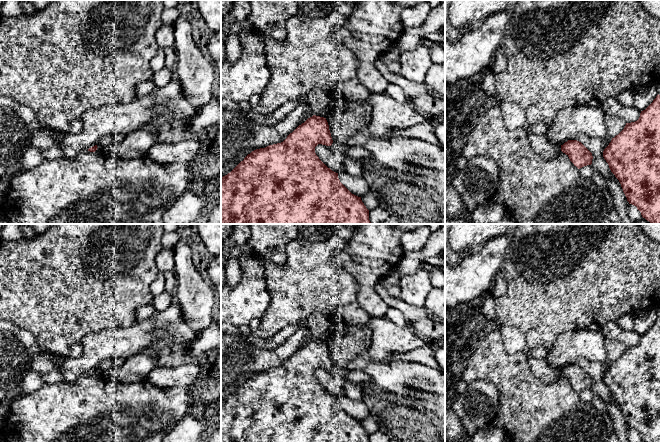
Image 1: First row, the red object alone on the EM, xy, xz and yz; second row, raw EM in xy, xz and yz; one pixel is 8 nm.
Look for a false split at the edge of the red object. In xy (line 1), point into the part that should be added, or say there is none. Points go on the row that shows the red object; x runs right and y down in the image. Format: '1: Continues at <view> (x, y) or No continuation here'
1: No continuation here

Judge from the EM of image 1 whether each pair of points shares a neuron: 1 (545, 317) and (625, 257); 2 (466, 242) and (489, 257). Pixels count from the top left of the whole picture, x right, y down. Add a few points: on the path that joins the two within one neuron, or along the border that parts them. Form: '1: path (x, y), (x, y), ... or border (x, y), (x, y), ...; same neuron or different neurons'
1: path (565, 297), (596, 266), (605, 266); same neuron
2: border (497, 235), (488, 239), (470, 253); different neurons

